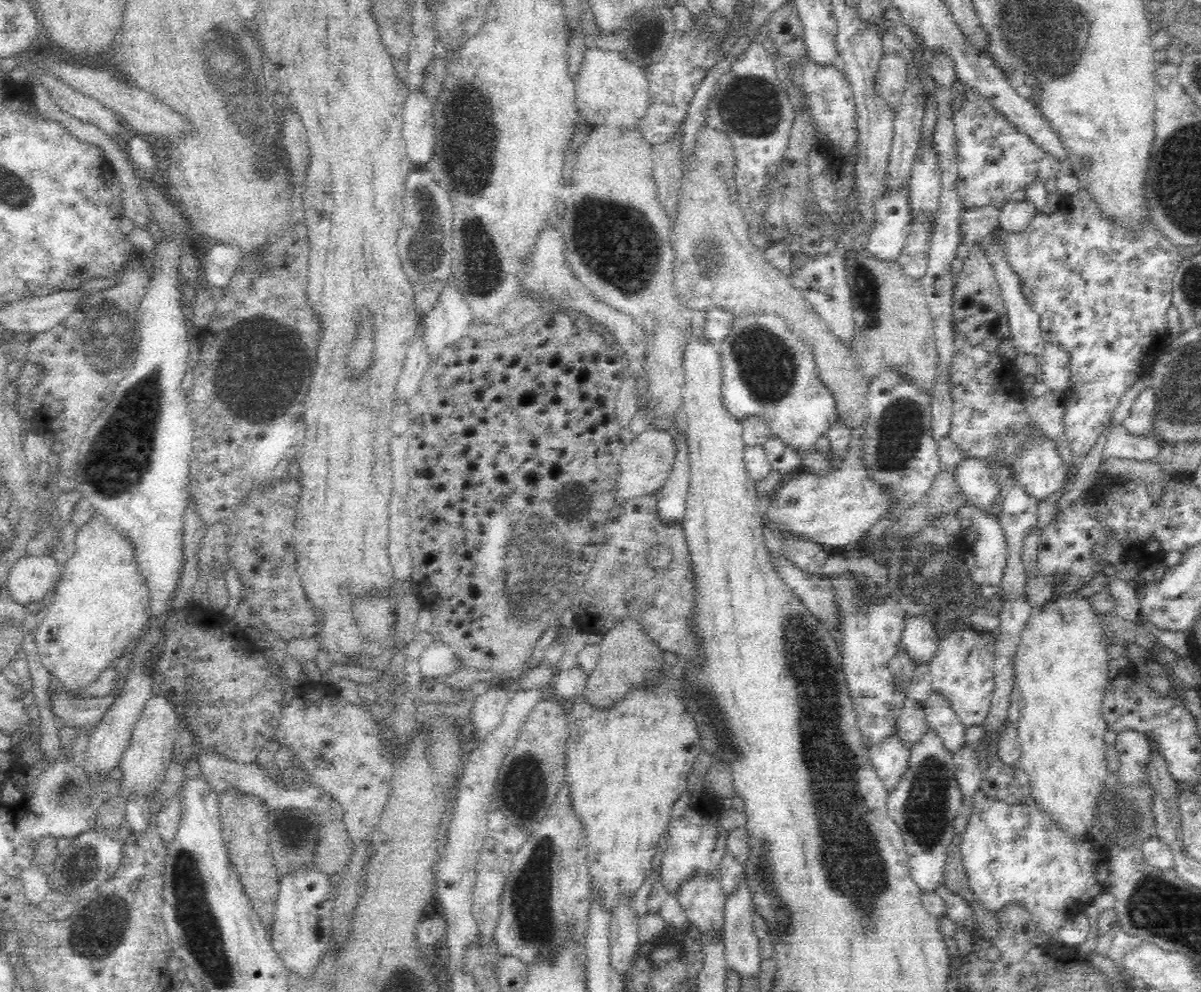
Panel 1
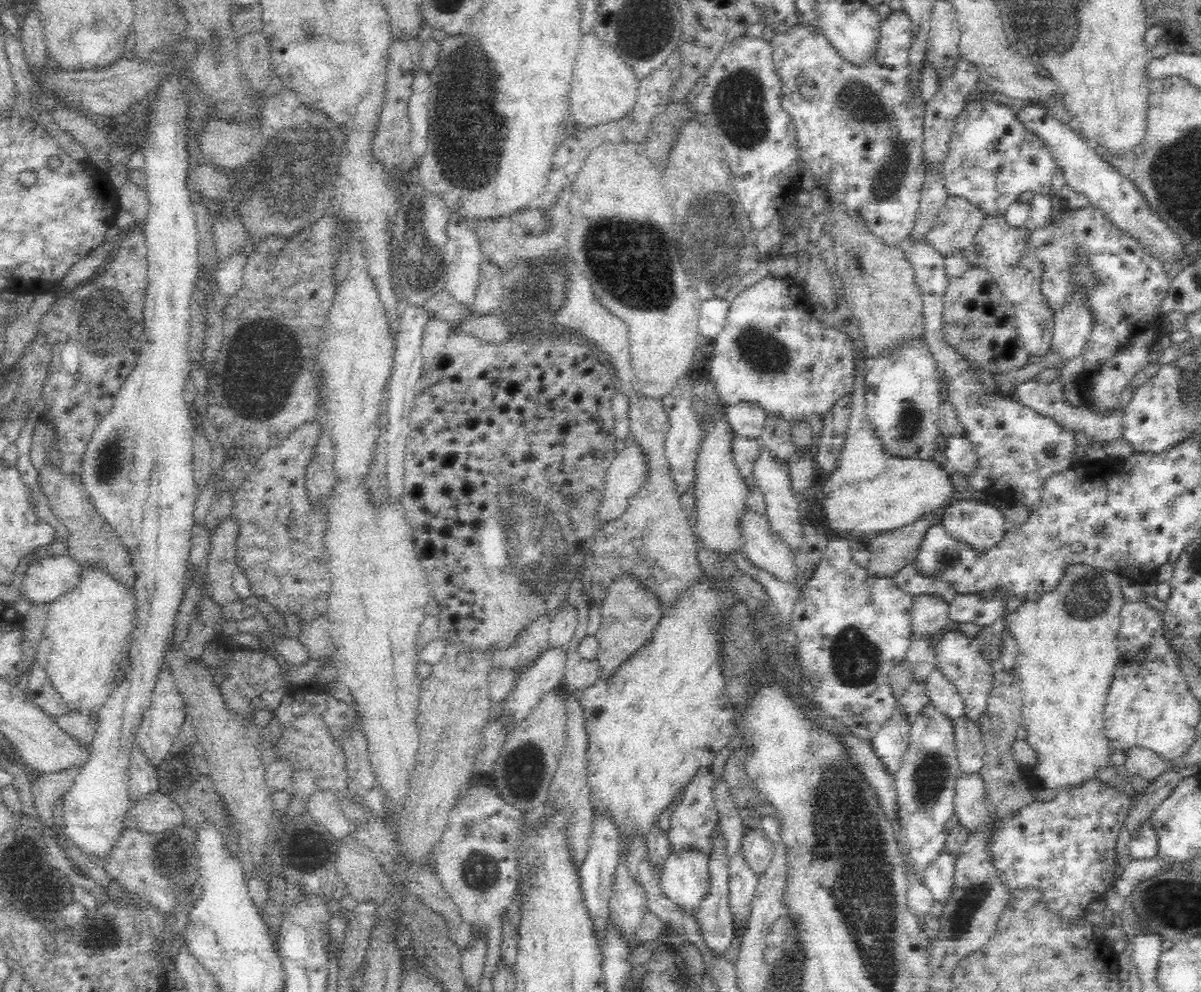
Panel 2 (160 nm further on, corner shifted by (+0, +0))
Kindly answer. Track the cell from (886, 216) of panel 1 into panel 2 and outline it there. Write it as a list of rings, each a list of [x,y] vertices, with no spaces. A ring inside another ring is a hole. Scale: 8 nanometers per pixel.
[[[893,11],[890,18],[885,21],[881,21],[882,30],[880,30],[880,44],[878,44],[878,58],[876,63],[870,63],[867,67],[856,68],[846,61],[842,61],[842,58],[838,57],[832,46],[828,43],[828,40],[824,37],[824,34],[816,34],[811,36],[811,33],[806,28],[794,24],[790,27],[789,31],[783,33],[776,33],[773,40],[770,42],[773,49],[773,61],[776,67],[776,74],[782,83],[781,89],[783,92],[782,103],[784,109],[792,115],[794,119],[795,128],[797,129],[797,147],[801,158],[806,160],[806,166],[809,166],[811,172],[815,176],[815,182],[822,187],[825,186],[829,191],[829,196],[832,198],[836,192],[846,192],[846,206],[838,205],[837,211],[844,213],[846,218],[852,218],[852,223],[856,227],[862,227],[869,233],[876,235],[876,238],[880,239],[880,243],[884,247],[888,248],[901,248],[903,240],[907,238],[912,230],[913,220],[917,210],[918,199],[920,198],[921,188],[923,186],[924,175],[920,171],[920,144],[922,144],[922,116],[925,110],[926,101],[920,96],[918,101],[918,112],[915,114],[909,114],[905,110],[904,103],[904,74],[908,72],[906,67],[906,53],[908,44],[910,43],[910,21],[902,11]]]

